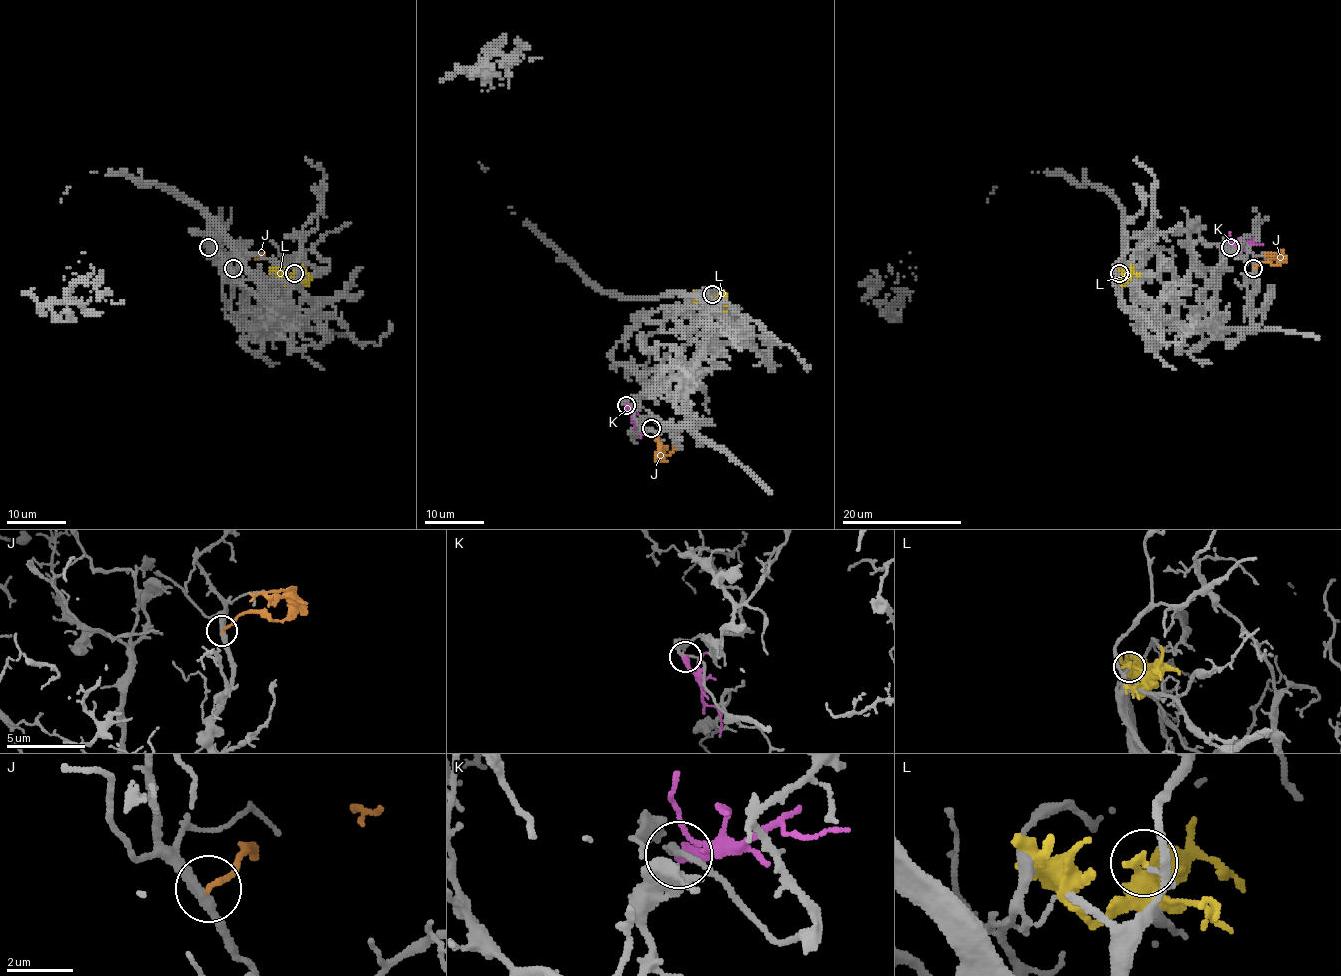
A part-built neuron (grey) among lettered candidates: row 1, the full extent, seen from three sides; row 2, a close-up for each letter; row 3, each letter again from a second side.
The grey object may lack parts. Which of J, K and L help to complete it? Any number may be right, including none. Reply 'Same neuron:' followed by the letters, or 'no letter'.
Same neuron: no letter

